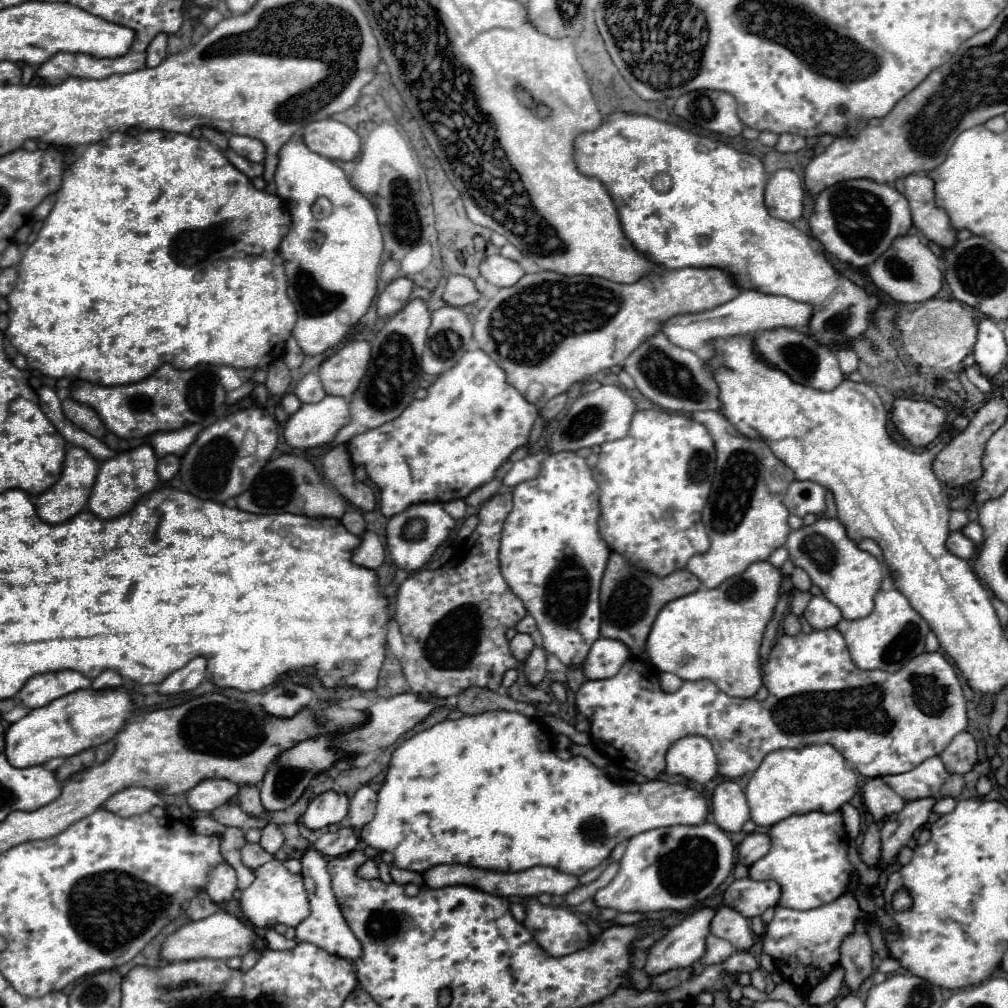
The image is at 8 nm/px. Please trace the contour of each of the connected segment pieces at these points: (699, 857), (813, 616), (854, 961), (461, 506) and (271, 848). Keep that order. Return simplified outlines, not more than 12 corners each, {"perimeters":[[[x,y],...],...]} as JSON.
{"perimeters":[[[717,824],[631,836],[593,902],[683,910],[731,874]],[[813,596],[805,618],[813,630],[833,628],[843,616],[825,596]],[[867,932],[843,938],[839,966],[857,990],[873,970]],[[465,500],[445,502],[443,508],[455,520],[465,516]],[[277,824],[263,828],[259,844],[271,854],[279,852],[285,838]]]}

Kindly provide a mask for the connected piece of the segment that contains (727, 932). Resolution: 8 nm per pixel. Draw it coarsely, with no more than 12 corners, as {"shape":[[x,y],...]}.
{"shape":[[729,906],[717,908],[711,932],[737,950],[753,946],[749,920]]}

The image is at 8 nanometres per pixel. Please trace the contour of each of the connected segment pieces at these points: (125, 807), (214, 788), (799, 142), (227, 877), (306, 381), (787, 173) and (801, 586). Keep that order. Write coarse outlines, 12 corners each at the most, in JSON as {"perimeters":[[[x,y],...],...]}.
{"perimeters":[[[125,788],[105,808],[127,818],[163,800],[149,788]],[[201,780],[185,796],[193,810],[213,812],[239,792],[235,782]],[[781,134],[775,148],[797,152],[805,148],[803,136]],[[221,864],[209,874],[205,892],[215,904],[229,902],[235,870]],[[309,372],[295,386],[301,402],[319,402],[325,396],[317,374]],[[777,170],[765,188],[773,218],[803,216],[803,184],[793,170]],[[795,568],[791,580],[797,590],[807,592],[811,578],[803,568]]]}

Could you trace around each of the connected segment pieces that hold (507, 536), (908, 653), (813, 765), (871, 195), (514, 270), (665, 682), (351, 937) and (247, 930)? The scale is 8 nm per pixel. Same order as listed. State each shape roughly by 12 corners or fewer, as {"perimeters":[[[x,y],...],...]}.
{"perimeters":[[[559,452],[513,488],[501,572],[545,652],[599,638],[599,482]],[[899,590],[835,626],[861,670],[897,672],[925,652],[927,622]],[[831,744],[775,750],[753,772],[751,820],[837,812],[857,774]],[[859,178],[825,188],[809,224],[867,268],[909,232],[905,196]],[[487,256],[481,276],[493,286],[513,286],[523,268],[503,256]],[[661,674],[663,692],[673,692],[683,680],[675,674]],[[301,856],[311,914],[295,940],[357,960],[361,942],[331,892],[327,858]],[[227,912],[177,928],[165,962],[243,956],[263,942]]]}

